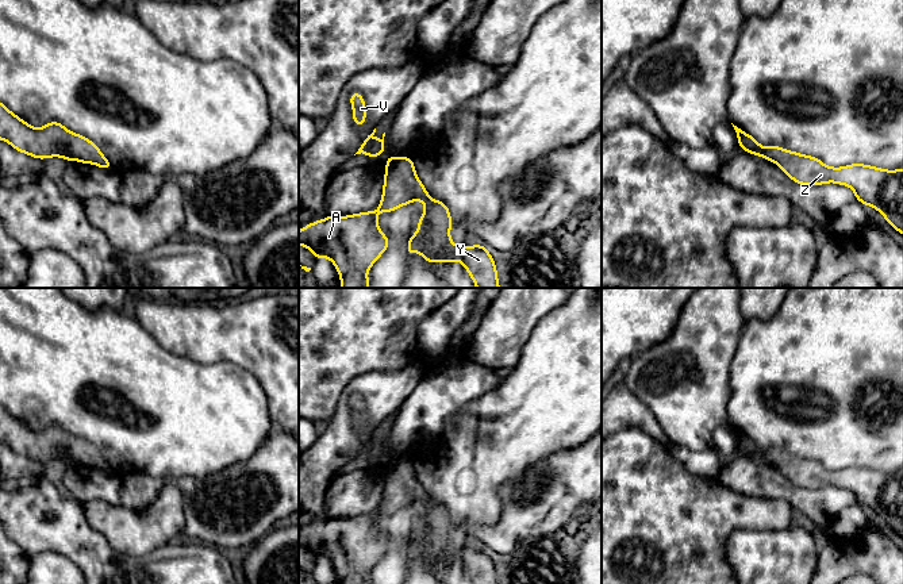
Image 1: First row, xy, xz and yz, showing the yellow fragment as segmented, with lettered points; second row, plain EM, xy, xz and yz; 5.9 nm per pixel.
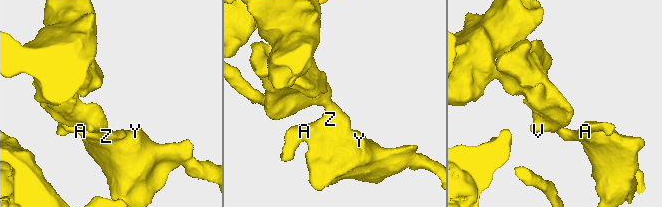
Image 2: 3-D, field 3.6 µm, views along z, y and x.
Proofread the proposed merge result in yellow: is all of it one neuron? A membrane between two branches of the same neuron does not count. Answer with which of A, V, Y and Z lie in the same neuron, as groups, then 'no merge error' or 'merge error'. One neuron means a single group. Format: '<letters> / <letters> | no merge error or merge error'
A V Y Z | no merge error

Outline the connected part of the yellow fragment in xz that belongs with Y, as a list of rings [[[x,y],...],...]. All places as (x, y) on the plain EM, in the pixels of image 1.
[[[388,460],[385,469],[388,472],[384,476],[383,500],[377,512],[349,519],[328,518],[323,523],[312,525],[299,534],[299,548],[311,553],[315,557],[316,565],[322,560],[331,562],[341,579],[341,584],[369,584],[366,575],[389,549],[388,539],[381,535],[376,519],[381,515],[392,515],[415,503],[422,503],[426,512],[418,525],[416,537],[408,541],[408,560],[412,560],[418,550],[420,560],[429,566],[434,564],[449,566],[461,564],[473,584],[499,584],[495,564],[485,549],[457,549],[452,545],[452,518],[449,511],[443,504],[429,499],[415,476],[412,461]]]

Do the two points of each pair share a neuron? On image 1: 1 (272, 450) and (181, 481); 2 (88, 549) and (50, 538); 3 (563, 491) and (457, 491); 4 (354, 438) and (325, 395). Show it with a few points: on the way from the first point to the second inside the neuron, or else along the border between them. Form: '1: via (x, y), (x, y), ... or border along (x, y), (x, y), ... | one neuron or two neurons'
1: via (249, 473), (237, 485), (204, 485) | one neuron
2: via (79, 541), (75, 538), (60, 538) | one neuron
3: border along (525, 472), (519, 481), (500, 487), (496, 522) | two neurons
4: border along (349, 380), (334, 414), (326, 422) | two neurons

